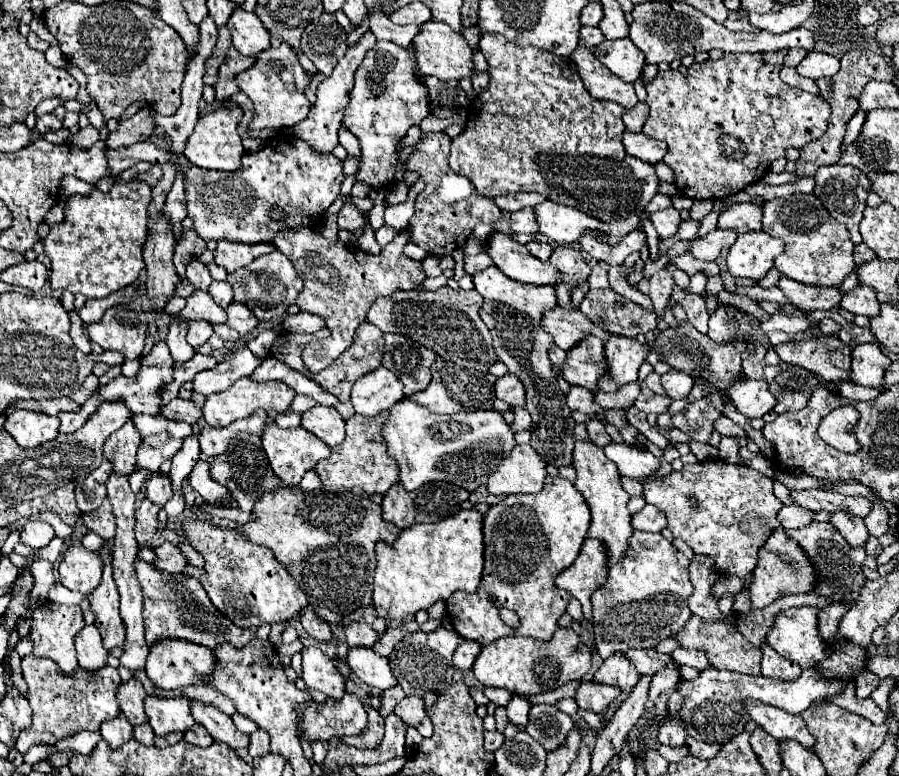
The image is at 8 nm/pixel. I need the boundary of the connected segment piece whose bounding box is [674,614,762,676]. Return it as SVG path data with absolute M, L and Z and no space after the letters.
M722 614L720 618L722 620L712 622L712 620L700 620L698 616L690 616L688 624L684 624L684 628L678 632L678 636L674 636L674 640L682 648L702 650L708 656L712 668L760 676L760 660L762 660L760 648L752 648L752 644L748 644L744 640L744 636L736 630L736 614L732 614L732 616Z

